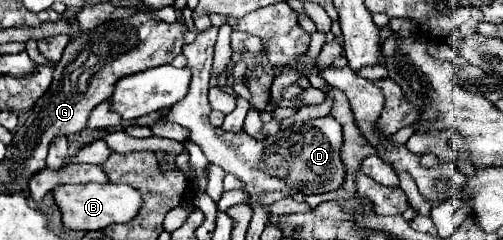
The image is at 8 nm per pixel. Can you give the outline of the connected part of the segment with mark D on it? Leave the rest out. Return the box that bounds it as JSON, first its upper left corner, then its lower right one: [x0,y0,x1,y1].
[166,26,346,204]

